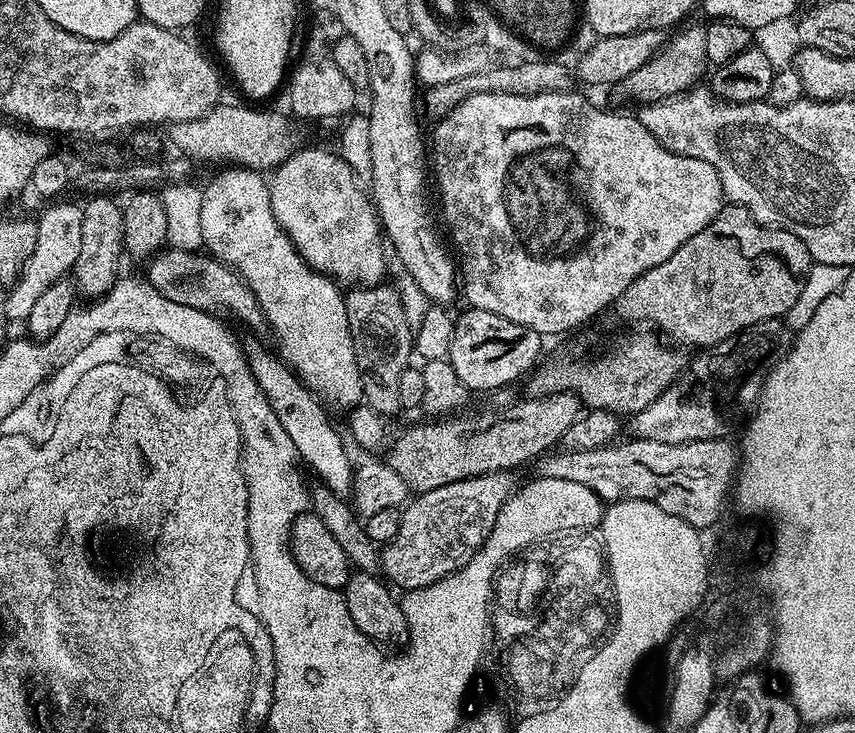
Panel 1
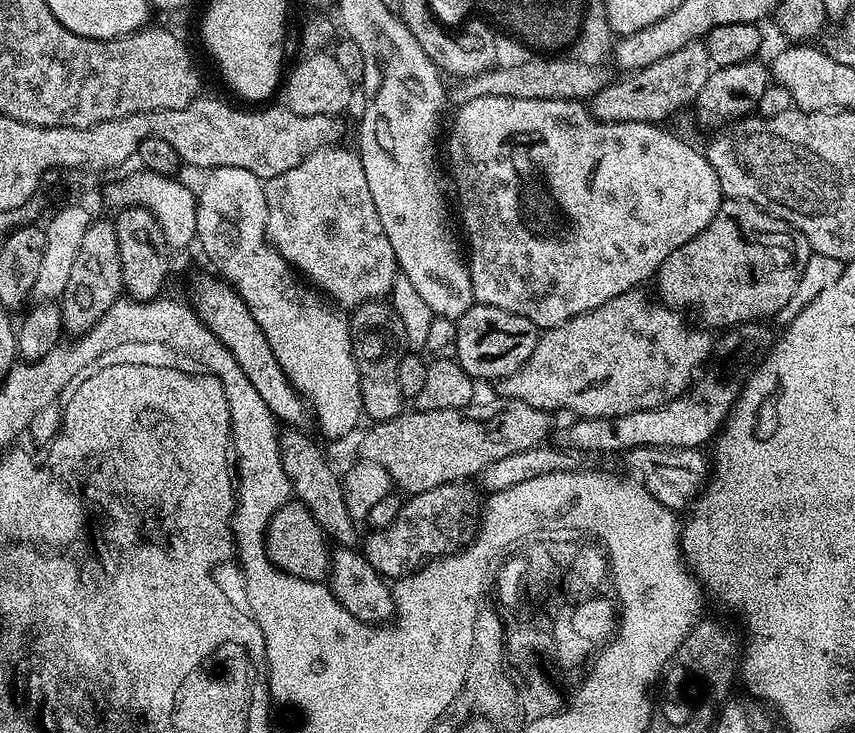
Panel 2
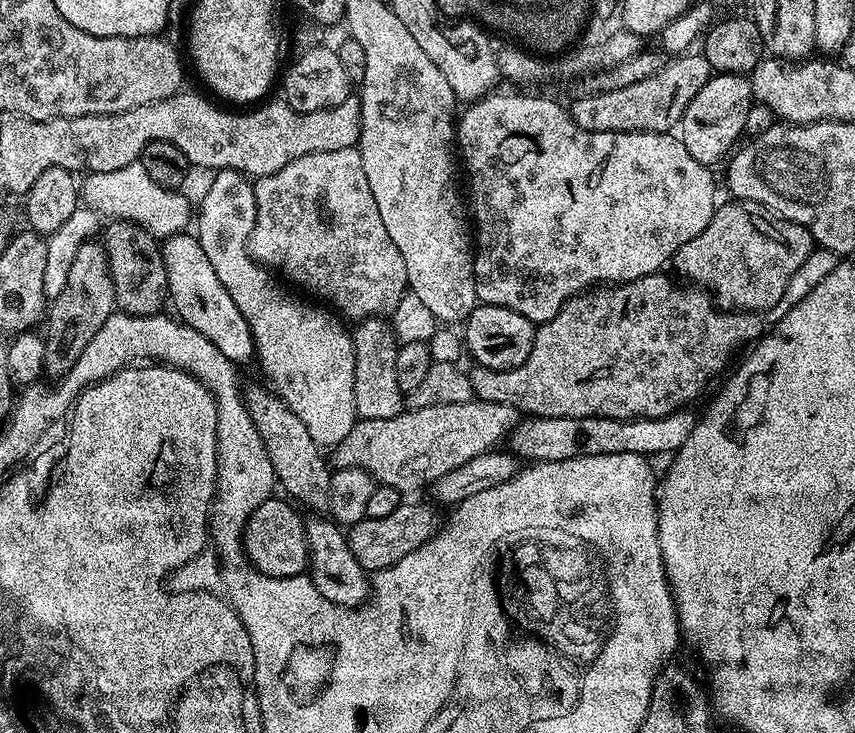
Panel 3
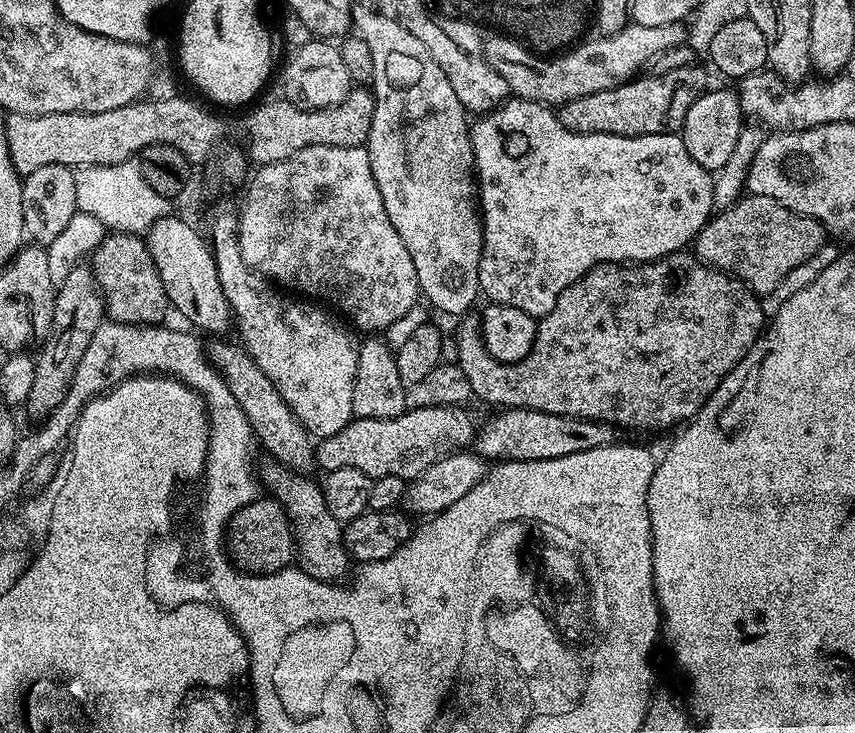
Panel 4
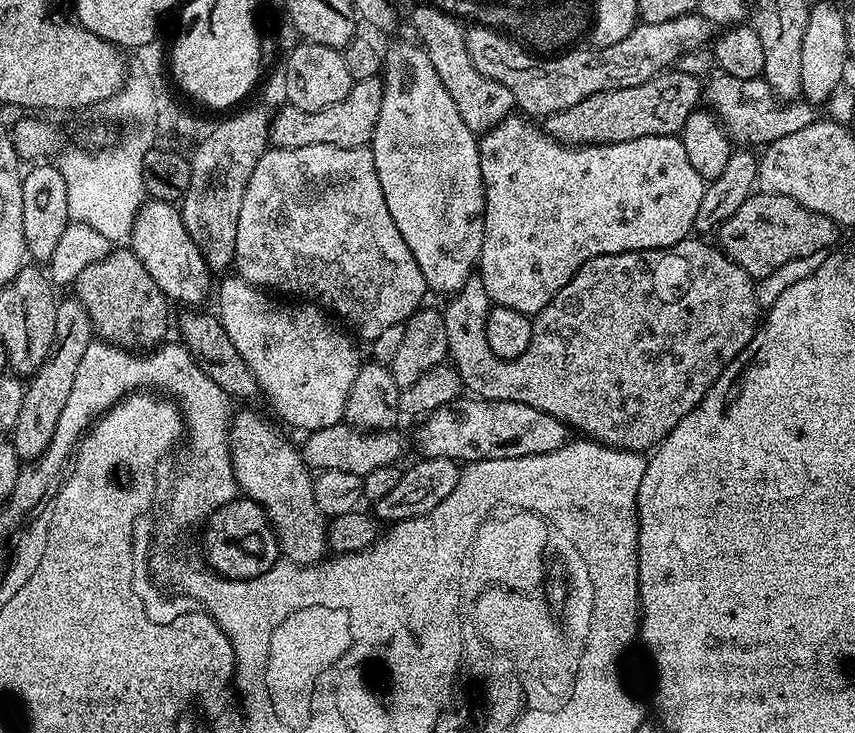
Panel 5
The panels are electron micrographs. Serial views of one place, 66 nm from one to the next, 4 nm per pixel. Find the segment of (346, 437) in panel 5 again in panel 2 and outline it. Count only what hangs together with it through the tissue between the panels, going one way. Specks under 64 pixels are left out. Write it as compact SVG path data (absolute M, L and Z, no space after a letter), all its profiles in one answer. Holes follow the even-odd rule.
M491 399L485 404L473 402L468 408L458 410L405 410L392 420L373 423L372 429L364 436L363 455L370 462L378 462L378 466L382 466L386 474L390 474L397 489L405 488L405 493L415 494L434 490L434 486L455 484L477 477L482 470L486 470L486 466L490 466L490 462L498 462L498 458L510 458L510 454L518 454L522 450L541 447L547 441L544 439L552 428L553 420L549 413L534 406L526 406L526 402Z

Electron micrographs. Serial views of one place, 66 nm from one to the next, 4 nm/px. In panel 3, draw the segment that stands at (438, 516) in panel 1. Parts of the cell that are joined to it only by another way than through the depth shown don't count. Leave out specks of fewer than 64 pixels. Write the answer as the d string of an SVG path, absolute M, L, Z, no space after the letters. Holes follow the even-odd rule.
M402 502L398 510L386 514L386 518L370 518L365 516L357 524L347 529L346 535L350 550L354 550L354 558L369 573L375 574L392 569L406 554L418 550L431 536L438 531L436 512L428 504L408 504Z

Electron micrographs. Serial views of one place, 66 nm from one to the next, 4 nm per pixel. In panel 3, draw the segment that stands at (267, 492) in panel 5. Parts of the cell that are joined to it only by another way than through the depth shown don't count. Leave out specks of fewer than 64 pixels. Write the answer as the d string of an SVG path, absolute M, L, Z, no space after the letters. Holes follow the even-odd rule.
M324 514L308 516L304 529L308 535L308 559L310 561L310 579L317 590L335 604L347 608L363 605L369 599L369 573L354 558L354 550L350 550L345 529L336 520Z

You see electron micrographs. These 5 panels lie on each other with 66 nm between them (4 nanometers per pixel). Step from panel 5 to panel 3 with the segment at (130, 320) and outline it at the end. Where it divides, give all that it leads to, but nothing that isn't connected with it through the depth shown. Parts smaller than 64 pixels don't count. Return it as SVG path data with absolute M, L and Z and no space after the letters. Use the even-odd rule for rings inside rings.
M112 218L103 229L102 243L108 255L117 309L129 316L157 315L169 299L161 241L132 220Z

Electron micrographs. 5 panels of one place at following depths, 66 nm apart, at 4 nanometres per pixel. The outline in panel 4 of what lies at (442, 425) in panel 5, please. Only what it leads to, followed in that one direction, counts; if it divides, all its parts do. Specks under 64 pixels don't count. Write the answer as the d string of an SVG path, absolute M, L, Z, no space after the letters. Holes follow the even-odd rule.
M504 408L497 412L500 413L490 417L485 424L483 421L478 428L479 455L490 462L564 458L566 454L594 450L607 444L617 443L618 440L617 429L602 420L550 414L529 408Z

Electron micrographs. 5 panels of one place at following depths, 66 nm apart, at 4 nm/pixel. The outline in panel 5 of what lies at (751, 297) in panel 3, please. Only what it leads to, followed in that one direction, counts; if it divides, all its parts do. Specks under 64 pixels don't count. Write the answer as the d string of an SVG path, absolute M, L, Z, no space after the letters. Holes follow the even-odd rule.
M761 191L759 194L749 196L746 202L742 202L742 206L738 206L738 210L734 210L732 217L718 229L718 237L720 236L718 244L732 261L748 272L749 276L759 278L778 270L778 266L794 258L806 258L815 252L831 249L837 243L836 232L838 233L838 226L833 220L802 206L794 198Z

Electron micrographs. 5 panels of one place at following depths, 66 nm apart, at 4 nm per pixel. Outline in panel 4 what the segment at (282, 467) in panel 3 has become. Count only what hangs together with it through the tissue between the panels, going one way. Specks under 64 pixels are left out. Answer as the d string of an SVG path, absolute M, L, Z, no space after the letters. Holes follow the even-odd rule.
M216 338L211 345L207 345L208 360L220 371L220 377L226 382L226 386L230 386L230 394L234 394L234 398L238 401L238 406L242 406L242 414L246 414L246 418L250 422L255 439L273 455L275 461L283 464L285 468L291 468L292 471L301 474L308 474L316 468L316 450L314 447L314 437L311 432L305 428L304 423L290 410L290 406L282 398L282 394L278 394L278 390L274 386L274 382L270 382L270 378L266 378L266 374L262 374L262 366L258 366L258 362L254 362L254 358L239 343L231 344L230 341L224 340L228 338Z

